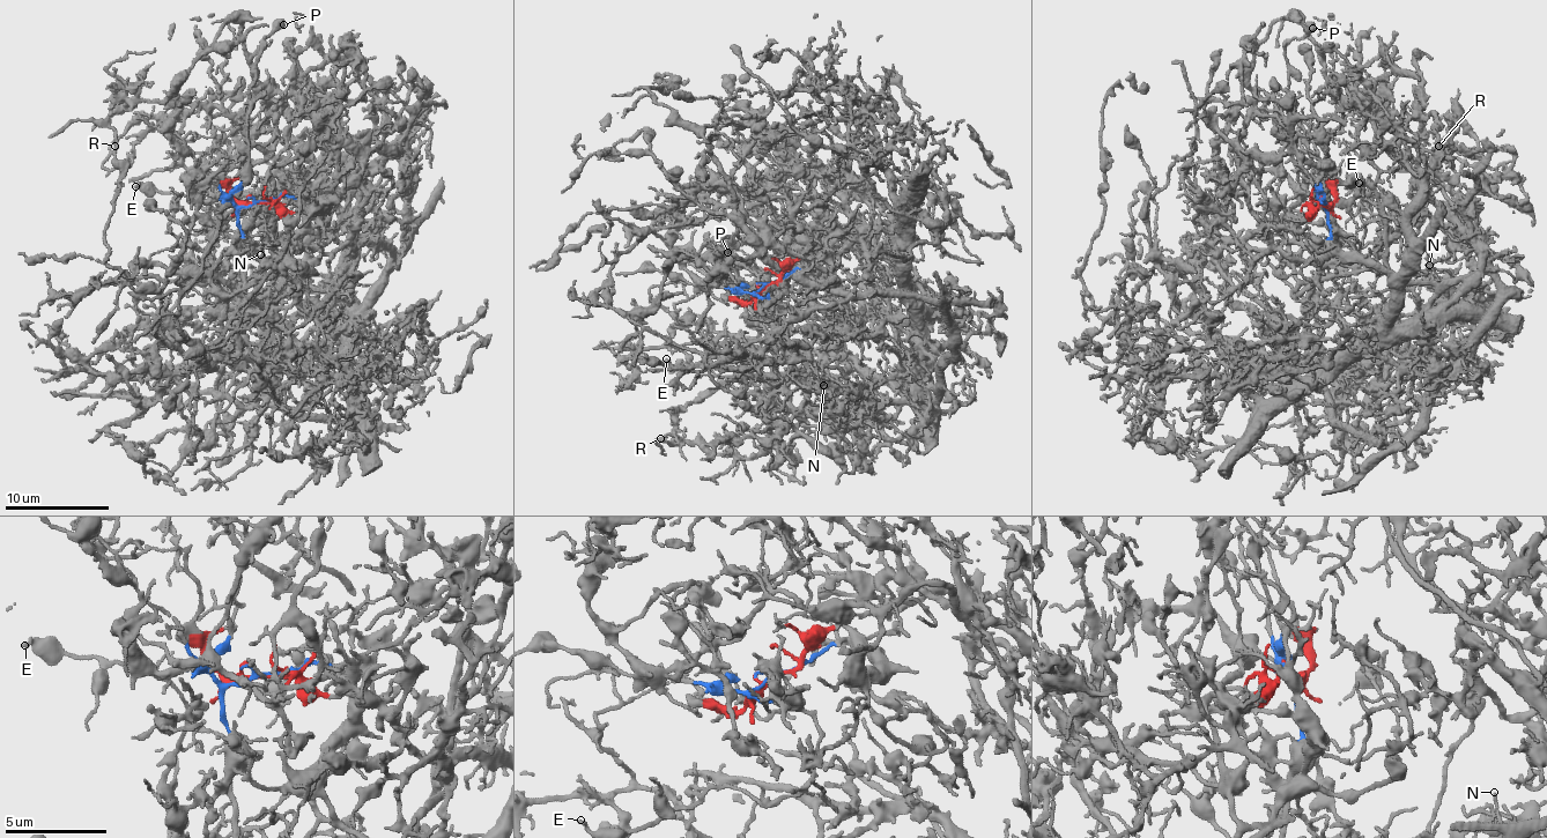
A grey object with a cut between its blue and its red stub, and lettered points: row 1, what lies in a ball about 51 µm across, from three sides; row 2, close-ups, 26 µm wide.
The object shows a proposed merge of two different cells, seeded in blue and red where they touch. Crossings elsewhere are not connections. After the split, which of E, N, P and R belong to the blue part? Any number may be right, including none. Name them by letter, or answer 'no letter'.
E, P

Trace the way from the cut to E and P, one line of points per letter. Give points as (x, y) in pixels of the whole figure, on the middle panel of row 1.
E: (764, 286), (754, 295), (791, 314), (786, 338), (760, 350), (745, 342), (689, 365), (666, 358)
P: (764, 286), (753, 291), (740, 291), (745, 286), (737, 267), (717, 254), (704, 236), (715, 249), (728, 253)

